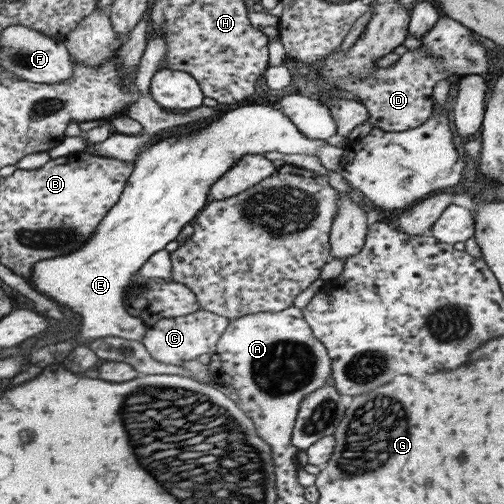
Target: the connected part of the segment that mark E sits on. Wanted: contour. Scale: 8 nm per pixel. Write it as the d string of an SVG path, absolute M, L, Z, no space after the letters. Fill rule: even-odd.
M248 104L226 111L218 121L214 121L206 127L184 134L182 137L168 137L155 143L148 149L140 151L135 160L134 170L128 177L123 193L118 202L106 213L103 220L96 227L96 234L82 245L78 250L58 256L58 258L48 258L42 262L36 262L29 276L29 284L37 293L48 299L70 308L78 316L82 316L82 327L77 338L73 341L64 341L56 345L46 346L40 350L30 352L30 362L32 364L52 364L54 360L62 360L70 351L74 350L76 342L83 342L88 339L104 338L105 336L116 336L126 340L141 341L148 330L143 320L127 313L124 308L123 298L125 292L131 285L131 278L150 259L154 253L163 250L166 245L176 241L186 224L190 224L200 210L206 206L209 190L242 155L261 154L266 152L280 152L280 154L308 154L316 156L320 164L328 171L338 171L340 161L343 157L343 149L328 145L327 141L314 140L308 138L298 130L298 127L288 115L279 109L259 104Z

